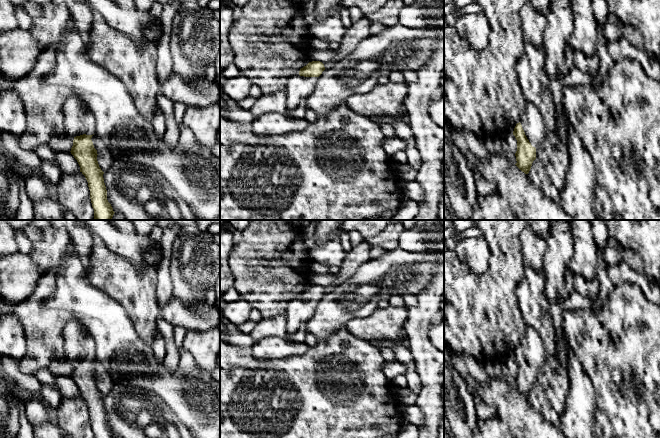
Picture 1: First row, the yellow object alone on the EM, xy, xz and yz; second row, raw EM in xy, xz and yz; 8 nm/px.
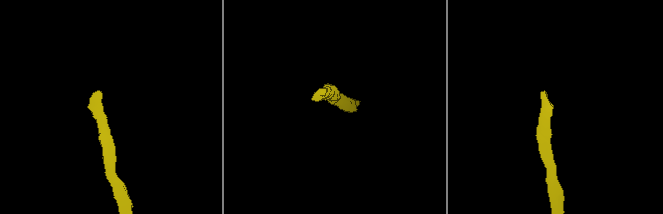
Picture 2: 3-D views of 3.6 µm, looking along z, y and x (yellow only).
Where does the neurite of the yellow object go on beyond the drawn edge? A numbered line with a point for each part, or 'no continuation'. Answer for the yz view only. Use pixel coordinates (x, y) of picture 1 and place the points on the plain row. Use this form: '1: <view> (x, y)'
1: yz (532, 346)

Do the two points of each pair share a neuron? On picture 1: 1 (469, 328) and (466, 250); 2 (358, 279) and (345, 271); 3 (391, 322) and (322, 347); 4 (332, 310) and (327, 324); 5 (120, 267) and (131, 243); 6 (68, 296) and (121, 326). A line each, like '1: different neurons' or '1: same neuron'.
1: different neurons
2: different neurons
3: different neurons
4: same neuron
5: different neurons
6: same neuron

